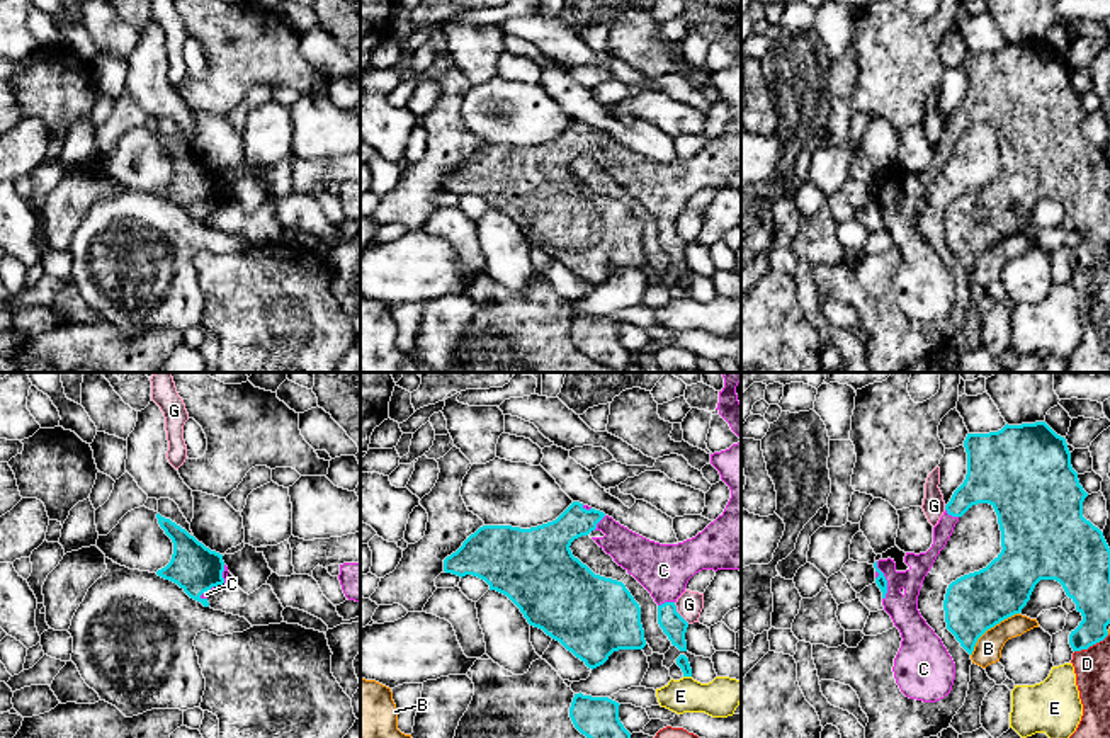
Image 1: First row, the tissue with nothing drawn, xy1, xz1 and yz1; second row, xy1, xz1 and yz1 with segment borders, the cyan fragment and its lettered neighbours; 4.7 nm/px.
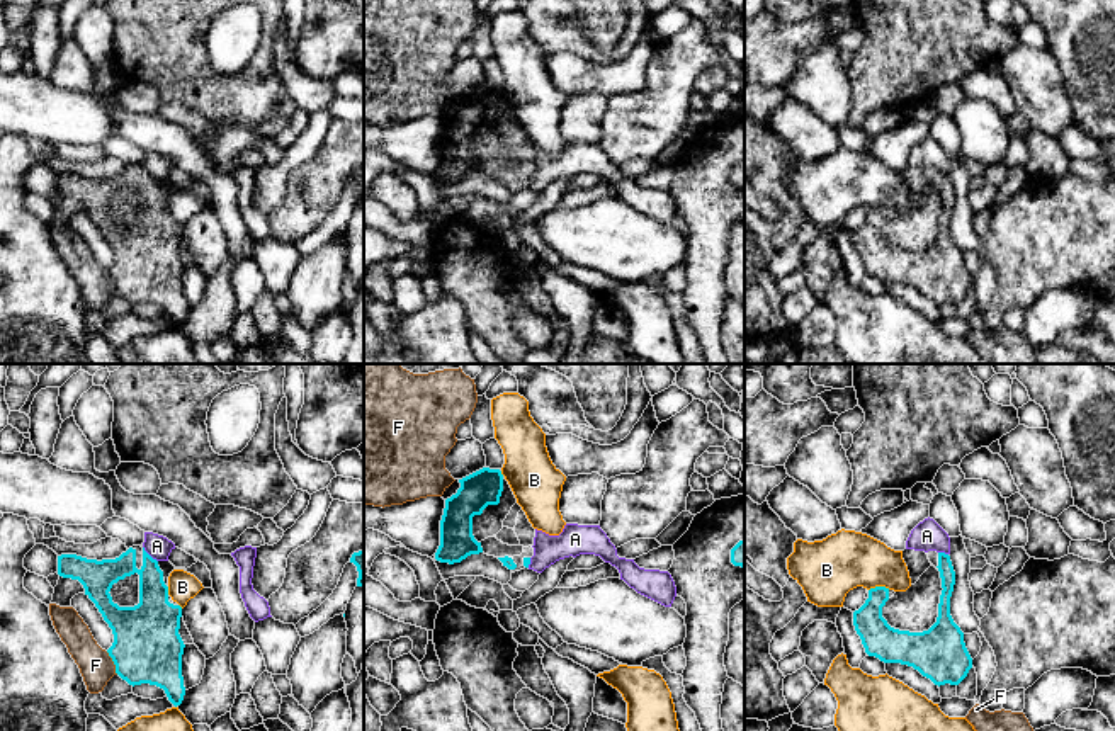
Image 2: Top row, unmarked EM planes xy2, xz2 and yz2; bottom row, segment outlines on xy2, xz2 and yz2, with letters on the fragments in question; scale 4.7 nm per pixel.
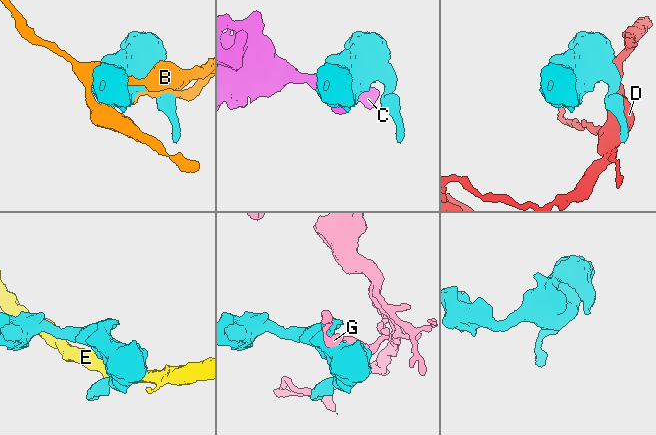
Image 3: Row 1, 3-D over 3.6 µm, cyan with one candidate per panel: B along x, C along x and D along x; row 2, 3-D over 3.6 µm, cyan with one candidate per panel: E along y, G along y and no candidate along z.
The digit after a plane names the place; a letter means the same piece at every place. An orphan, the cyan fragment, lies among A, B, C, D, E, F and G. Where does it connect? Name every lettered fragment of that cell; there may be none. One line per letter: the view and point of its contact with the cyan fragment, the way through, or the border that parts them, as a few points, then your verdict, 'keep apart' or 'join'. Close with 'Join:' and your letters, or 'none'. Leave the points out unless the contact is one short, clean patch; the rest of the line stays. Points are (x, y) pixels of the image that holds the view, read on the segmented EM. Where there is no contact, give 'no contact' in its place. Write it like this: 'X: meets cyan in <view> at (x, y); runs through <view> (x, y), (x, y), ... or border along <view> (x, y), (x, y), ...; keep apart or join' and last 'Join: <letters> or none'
A: meets cyan in xy2 at (148, 555); keep apart
B: meets cyan in yz1 at (990, 628); keep apart
C: meets cyan in yz1 at (886, 580); join
D: meets cyan in yz1 at (1092, 645); keep apart
E: meets cyan in xz1 at (687, 675); border along xz1 (684, 675), (690, 677); keep apart
F: meets cyan in xy2 at (114, 663); keep apart
G: meets cyan in xz1 at (677, 613); keep apart
Join: C

